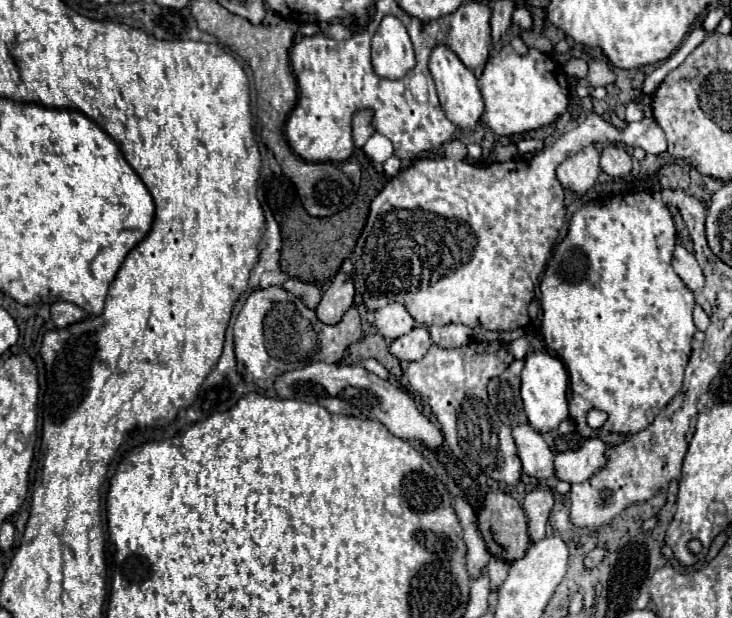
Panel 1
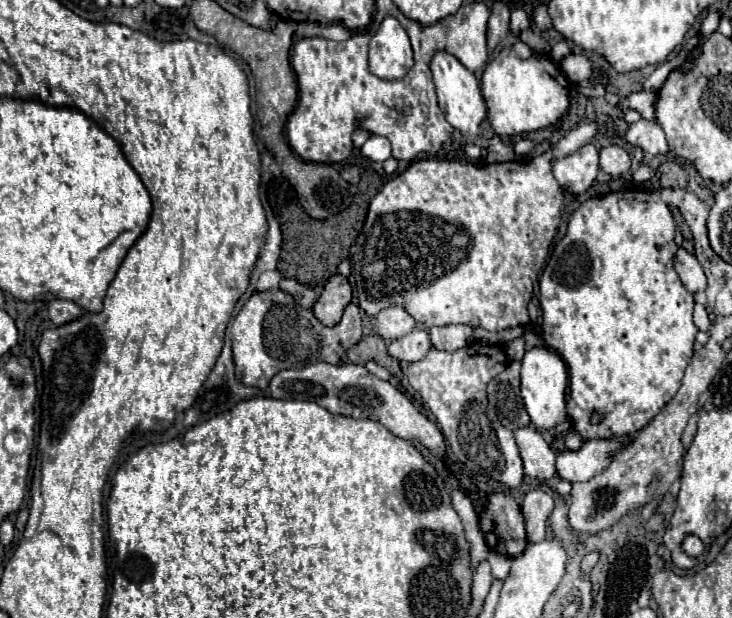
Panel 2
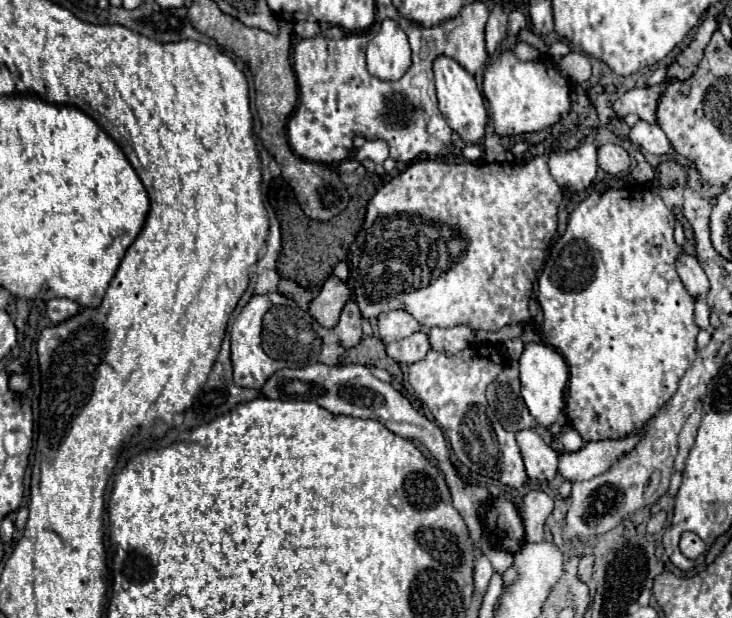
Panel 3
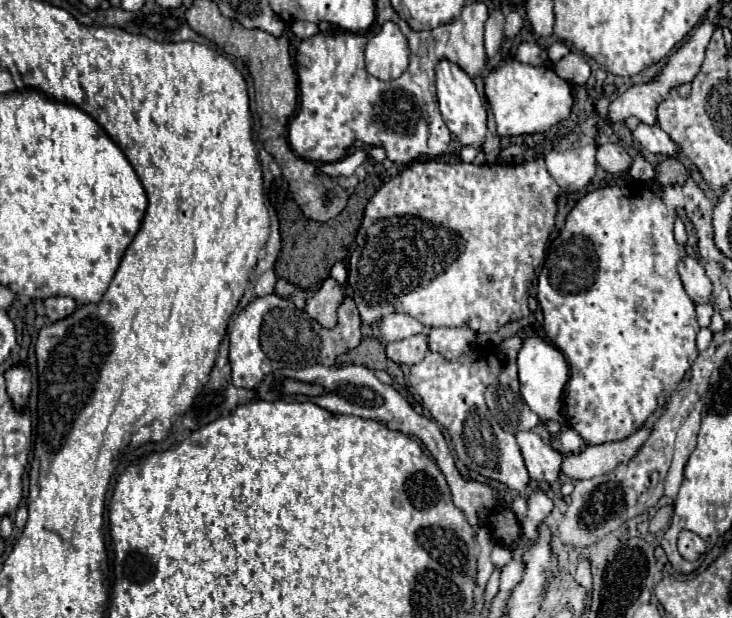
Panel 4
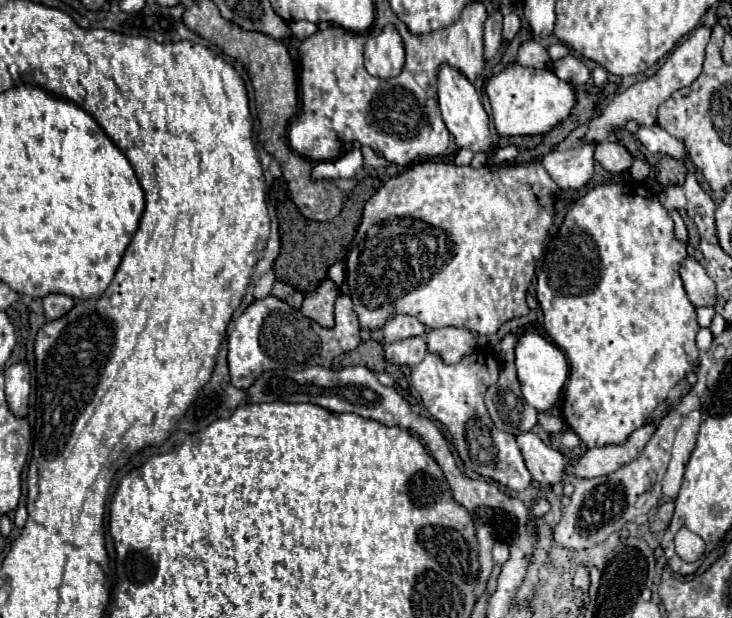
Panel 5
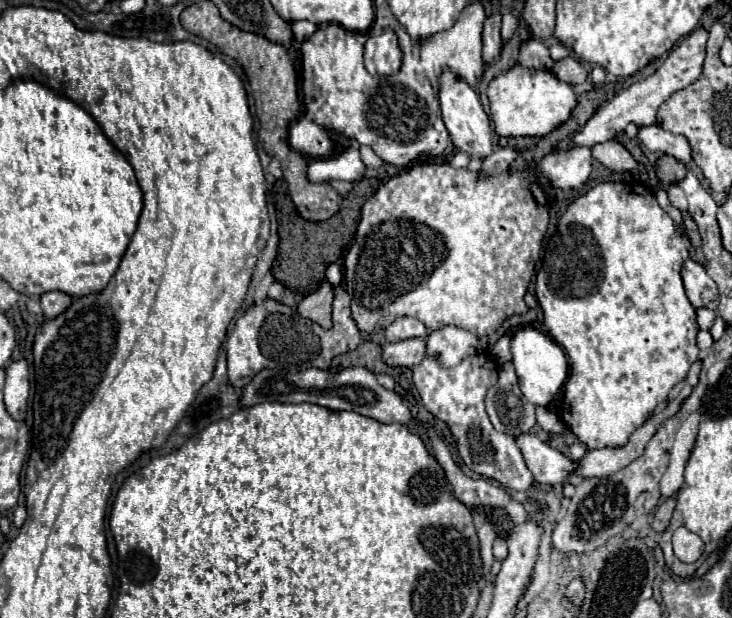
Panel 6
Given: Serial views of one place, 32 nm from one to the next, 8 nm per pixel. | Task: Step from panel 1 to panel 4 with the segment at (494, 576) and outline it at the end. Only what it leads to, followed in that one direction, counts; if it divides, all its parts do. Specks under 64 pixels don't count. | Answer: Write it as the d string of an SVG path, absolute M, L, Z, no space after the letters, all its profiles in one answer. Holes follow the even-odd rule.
M496 544L494 546L494 550L492 550L492 564L498 568L498 570L502 570L510 560L512 560L512 554L510 554L510 550L506 548L506 546L500 546L500 544Z

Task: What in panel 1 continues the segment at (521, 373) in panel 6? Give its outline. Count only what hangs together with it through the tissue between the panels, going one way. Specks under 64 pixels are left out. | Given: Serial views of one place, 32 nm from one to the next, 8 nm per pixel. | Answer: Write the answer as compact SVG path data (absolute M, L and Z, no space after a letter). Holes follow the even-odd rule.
M532 352L524 360L522 370L522 402L524 402L524 414L528 418L528 424L540 432L552 432L560 426L562 420L568 418L568 372L560 358L548 354L548 352Z

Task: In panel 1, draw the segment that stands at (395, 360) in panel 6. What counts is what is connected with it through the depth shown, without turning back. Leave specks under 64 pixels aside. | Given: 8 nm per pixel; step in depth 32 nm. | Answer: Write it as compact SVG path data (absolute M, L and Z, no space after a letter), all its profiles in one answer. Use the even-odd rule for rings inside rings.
M414 326L412 332L396 338L390 344L390 352L400 360L412 362L412 360L420 360L428 352L430 344L432 344L432 340L430 340L428 328L426 326Z

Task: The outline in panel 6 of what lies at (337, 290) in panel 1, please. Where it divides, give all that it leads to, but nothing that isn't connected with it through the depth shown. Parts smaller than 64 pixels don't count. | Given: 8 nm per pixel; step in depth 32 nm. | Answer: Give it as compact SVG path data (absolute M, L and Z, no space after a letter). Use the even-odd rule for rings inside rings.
M322 282L320 288L308 296L304 296L298 304L298 312L304 318L320 324L322 328L332 328L332 302L334 302L334 286L330 282Z

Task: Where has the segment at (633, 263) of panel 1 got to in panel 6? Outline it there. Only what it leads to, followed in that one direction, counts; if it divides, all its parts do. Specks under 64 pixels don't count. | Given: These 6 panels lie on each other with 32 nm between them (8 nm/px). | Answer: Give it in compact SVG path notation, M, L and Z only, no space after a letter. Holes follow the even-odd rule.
M602 182L588 190L584 196L576 198L564 216L558 222L558 232L548 240L540 272L536 276L536 298L542 306L544 312L544 326L552 340L560 344L570 360L570 376L564 386L564 400L562 400L562 414L560 418L572 430L580 442L584 442L590 450L592 448L616 448L624 446L630 438L630 434L644 424L652 412L656 410L658 404L664 404L668 400L670 390L682 382L690 370L690 366L698 360L698 346L696 346L696 334L698 334L698 324L696 324L696 310L690 304L682 278L680 278L680 268L682 262L688 258L688 238L680 236L676 232L676 226L672 218L660 208L656 196L642 184L618 184L618 182Z

